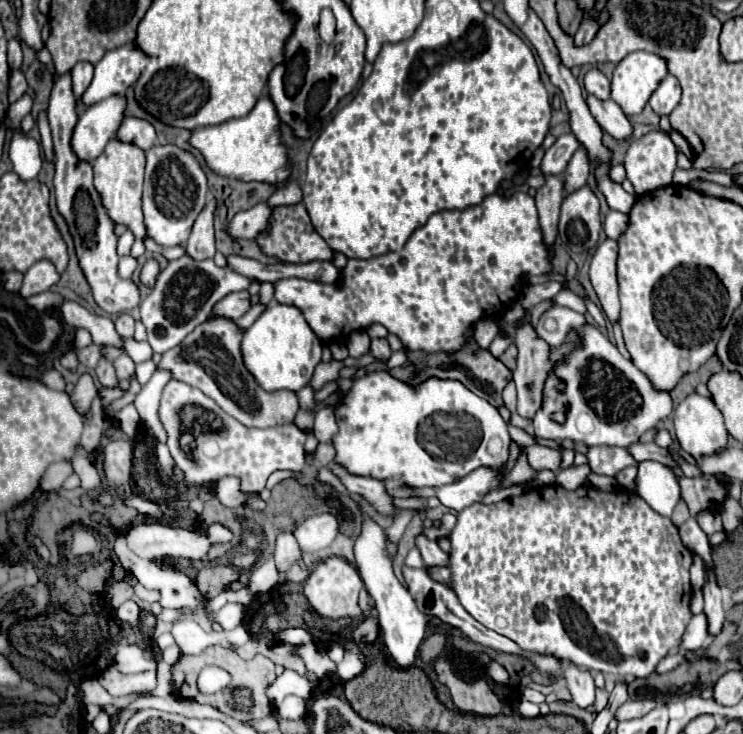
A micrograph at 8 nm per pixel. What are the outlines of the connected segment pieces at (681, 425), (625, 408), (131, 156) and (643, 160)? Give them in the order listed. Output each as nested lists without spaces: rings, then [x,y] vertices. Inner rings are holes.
[[[691,394],[675,410],[675,432],[681,448],[693,458],[713,456],[727,446],[727,430],[715,402]]]
[[[583,324],[577,328],[579,332],[579,348],[563,360],[563,364],[555,364],[555,376],[563,380],[563,396],[567,404],[567,420],[563,424],[555,424],[543,410],[539,410],[533,418],[533,428],[537,438],[563,440],[571,438],[575,442],[585,444],[609,444],[623,446],[637,442],[639,436],[655,428],[663,418],[667,418],[673,410],[673,400],[669,392],[659,392],[631,360],[625,360],[617,346],[591,324]],[[577,408],[583,408],[577,416]]]
[[[113,138],[103,154],[93,162],[93,172],[95,172],[95,188],[103,198],[103,206],[107,208],[111,220],[115,224],[125,224],[135,238],[145,240],[147,228],[143,224],[143,212],[141,212],[141,190],[143,190],[143,172],[145,172],[145,152],[135,146],[127,144],[123,140]]]
[[[653,130],[639,138],[629,146],[623,166],[637,196],[669,186],[677,168],[677,148],[671,132]]]

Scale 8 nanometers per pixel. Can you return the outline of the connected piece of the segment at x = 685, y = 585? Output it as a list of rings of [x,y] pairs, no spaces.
[[[543,486],[533,488],[529,492],[523,492],[521,496],[501,500],[497,504],[471,504],[465,510],[457,514],[457,526],[451,532],[451,564],[449,568],[429,568],[431,578],[437,582],[443,582],[451,586],[459,602],[465,606],[465,610],[479,620],[483,626],[511,638],[517,642],[523,650],[529,652],[541,652],[557,656],[559,660],[571,660],[579,668],[587,670],[599,670],[613,676],[635,676],[635,678],[647,678],[655,672],[655,666],[661,658],[665,658],[669,652],[677,650],[683,638],[683,632],[687,628],[687,622],[691,620],[691,582],[689,582],[689,568],[693,564],[693,554],[683,546],[677,526],[671,522],[671,518],[659,516],[643,498],[639,498],[635,492],[601,492],[593,486],[581,486],[573,492],[561,488],[561,486]]]

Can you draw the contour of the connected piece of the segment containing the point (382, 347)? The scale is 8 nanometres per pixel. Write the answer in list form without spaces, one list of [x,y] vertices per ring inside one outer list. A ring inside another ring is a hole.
[[[373,338],[369,352],[371,352],[377,360],[381,360],[381,362],[385,362],[385,360],[391,356],[391,350],[389,350],[389,344],[387,344],[385,338]]]

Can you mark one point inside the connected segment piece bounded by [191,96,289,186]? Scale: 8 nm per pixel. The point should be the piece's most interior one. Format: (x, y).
(248, 148)

